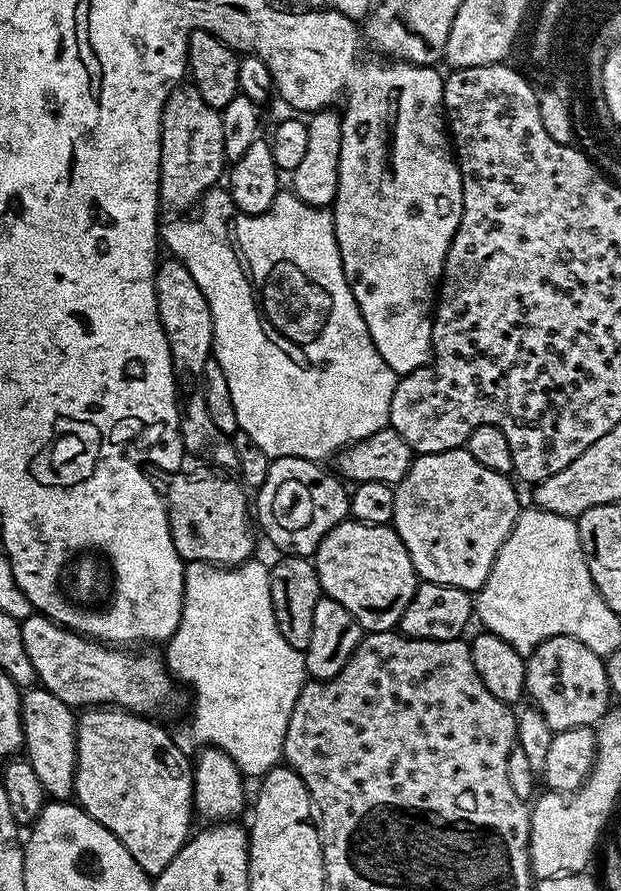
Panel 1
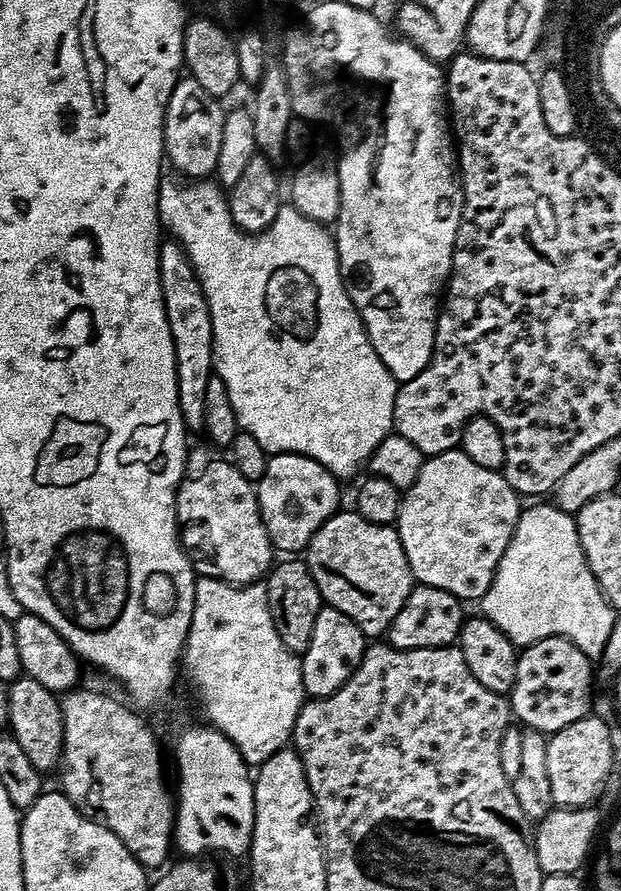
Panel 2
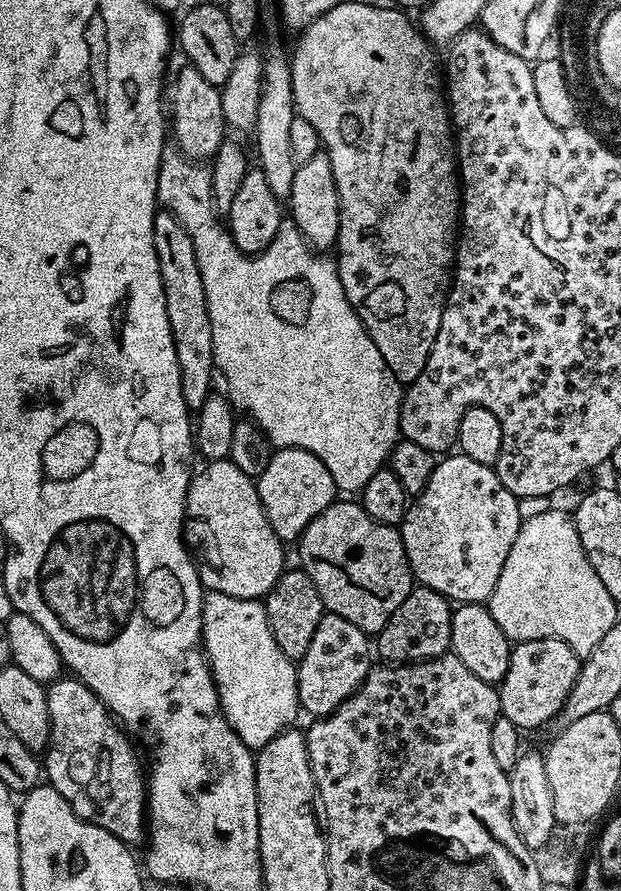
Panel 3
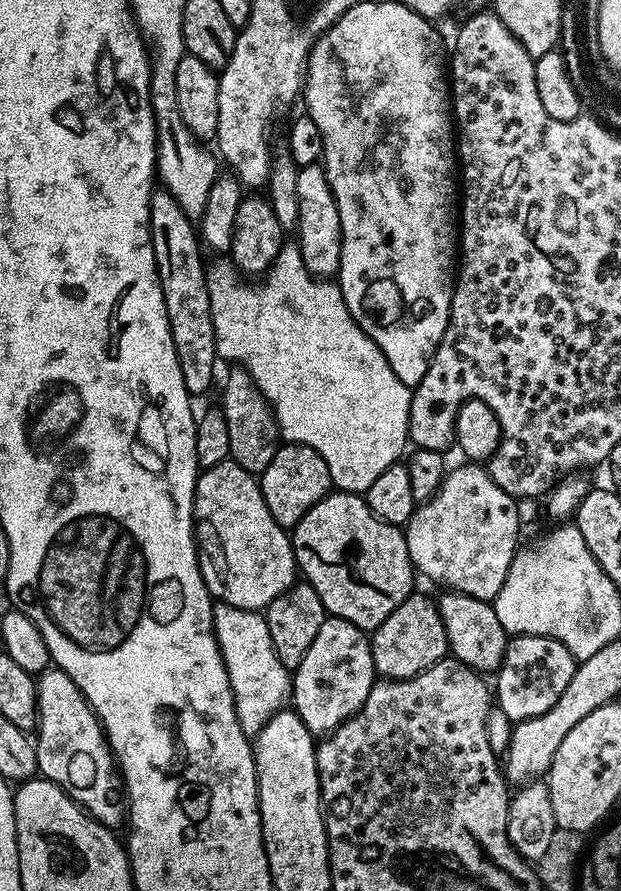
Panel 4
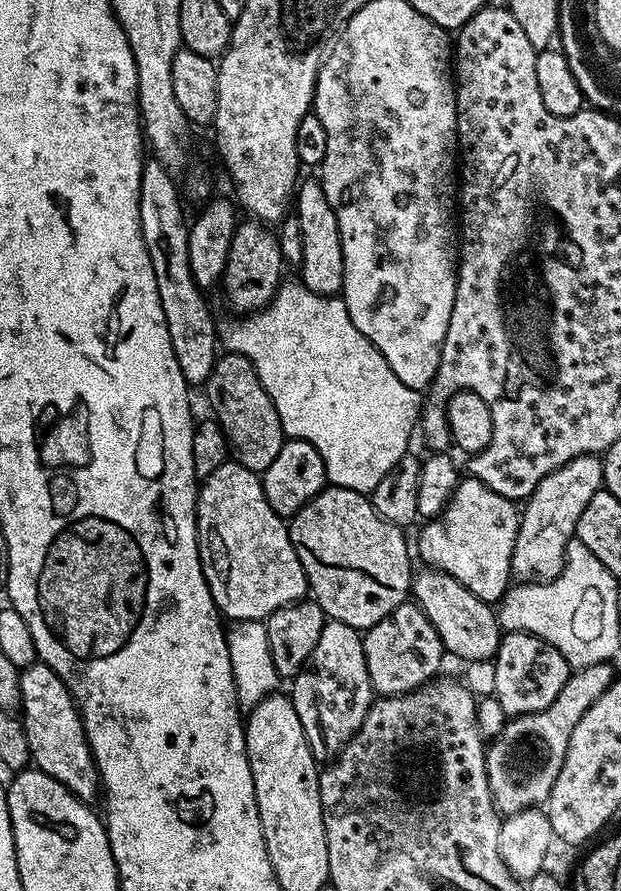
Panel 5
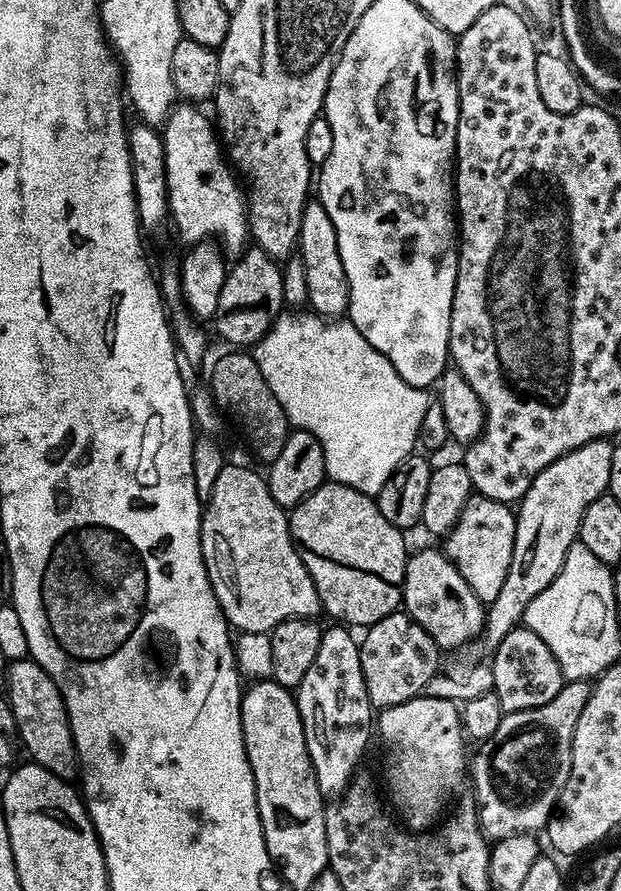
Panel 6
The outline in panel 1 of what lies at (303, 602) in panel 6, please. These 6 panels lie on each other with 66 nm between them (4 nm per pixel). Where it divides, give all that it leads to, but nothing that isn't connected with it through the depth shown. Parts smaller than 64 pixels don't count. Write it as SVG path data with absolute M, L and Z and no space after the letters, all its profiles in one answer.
M181 470L169 479L172 481L168 484L168 492L166 488L166 503L170 534L181 560L185 562L200 560L203 564L235 566L244 563L245 560L253 559L254 556L254 552L252 552L254 524L250 519L250 496L247 496L249 493L239 479L231 480L228 477L231 475L216 472Z

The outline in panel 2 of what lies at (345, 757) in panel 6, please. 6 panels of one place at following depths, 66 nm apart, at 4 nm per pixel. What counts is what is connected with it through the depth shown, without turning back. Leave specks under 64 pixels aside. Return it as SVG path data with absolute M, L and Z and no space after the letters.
M321 606L318 618L314 618L314 634L310 634L310 646L300 656L305 693L312 698L334 694L334 690L341 688L362 662L365 647L364 631L351 618L342 614L342 610Z

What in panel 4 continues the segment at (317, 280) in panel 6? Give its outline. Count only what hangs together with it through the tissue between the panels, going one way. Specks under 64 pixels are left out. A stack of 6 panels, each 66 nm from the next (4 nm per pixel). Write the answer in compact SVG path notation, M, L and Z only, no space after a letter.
M320 164L300 169L297 182L298 218L295 235L300 235L298 247L302 254L304 269L317 278L332 278L339 273L342 258L342 226L338 218L338 206L330 190L328 176Z

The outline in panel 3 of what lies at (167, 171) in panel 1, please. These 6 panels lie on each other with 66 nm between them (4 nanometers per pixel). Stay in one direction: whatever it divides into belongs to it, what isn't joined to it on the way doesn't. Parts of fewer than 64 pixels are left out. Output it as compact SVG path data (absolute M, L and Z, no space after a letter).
M191 66L176 76L176 89L171 89L172 108L170 104L170 132L176 135L175 143L184 155L197 162L211 161L219 146L226 139L226 125L222 114L221 89L215 84L206 82L198 70Z

